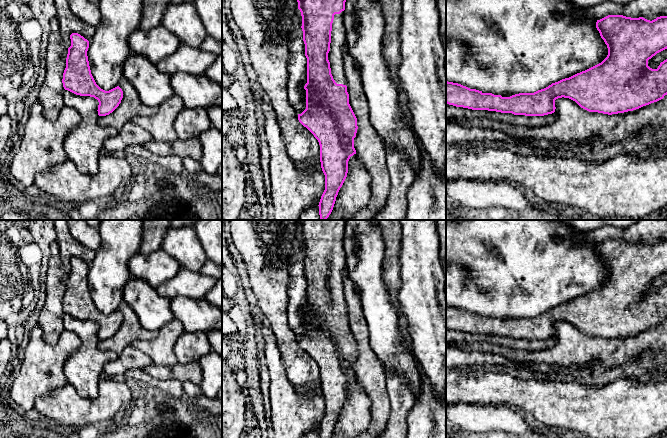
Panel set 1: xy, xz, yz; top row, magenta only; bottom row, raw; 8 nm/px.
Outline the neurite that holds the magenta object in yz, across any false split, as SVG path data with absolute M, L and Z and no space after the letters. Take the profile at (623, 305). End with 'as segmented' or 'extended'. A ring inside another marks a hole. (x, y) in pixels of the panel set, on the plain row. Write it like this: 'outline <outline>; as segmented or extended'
outline M608 239L597 244L596 252L608 272L608 279L601 287L534 317L492 318L446 305L446 327L472 334L544 340L554 337L555 324L564 321L589 336L612 339L633 335L663 323L667 319L667 283L657 293L650 292L648 284L667 273L667 240L650 245L643 241Z; extended

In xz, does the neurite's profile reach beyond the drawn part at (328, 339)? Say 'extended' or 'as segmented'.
extended

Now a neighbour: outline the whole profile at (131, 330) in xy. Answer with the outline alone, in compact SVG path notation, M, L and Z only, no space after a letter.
M125 301L120 303L119 311L123 315L121 327L109 339L99 341L98 347L101 350L110 350L120 354L134 341L152 340L158 335L158 331L146 330L142 327L137 315Z

